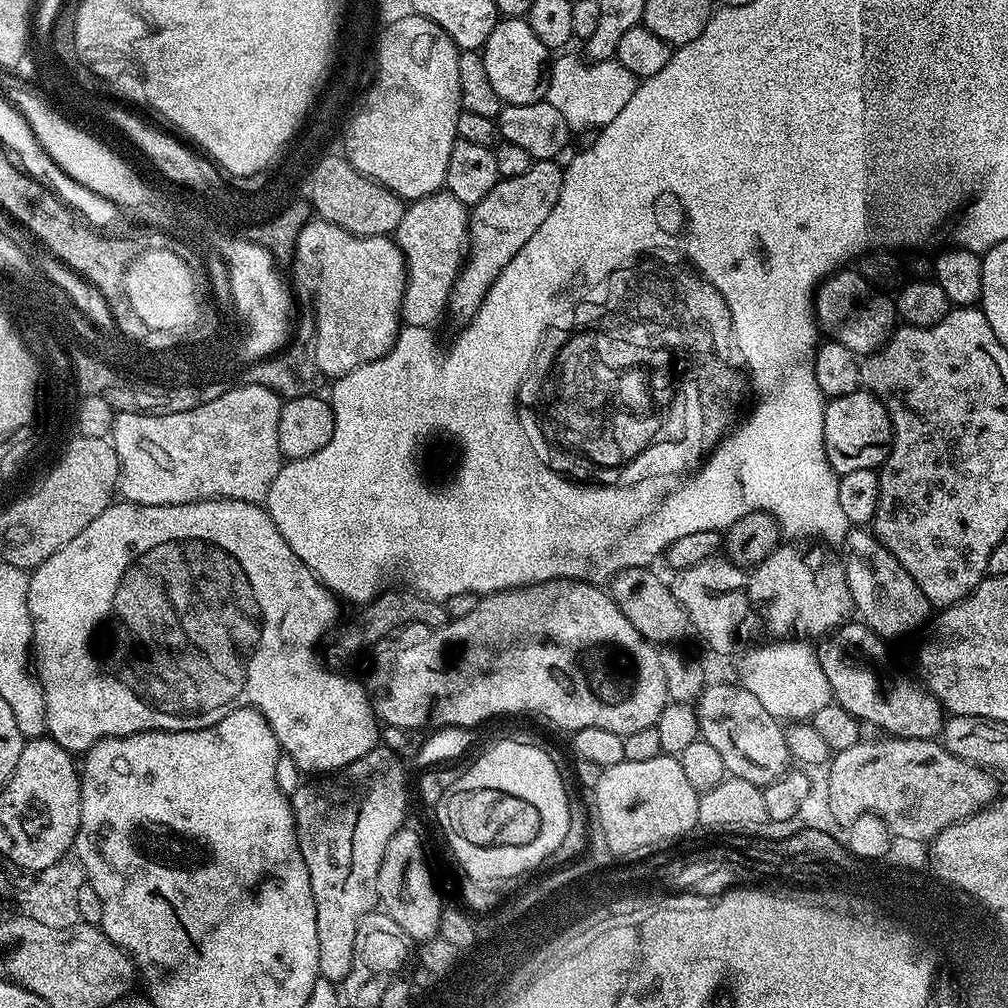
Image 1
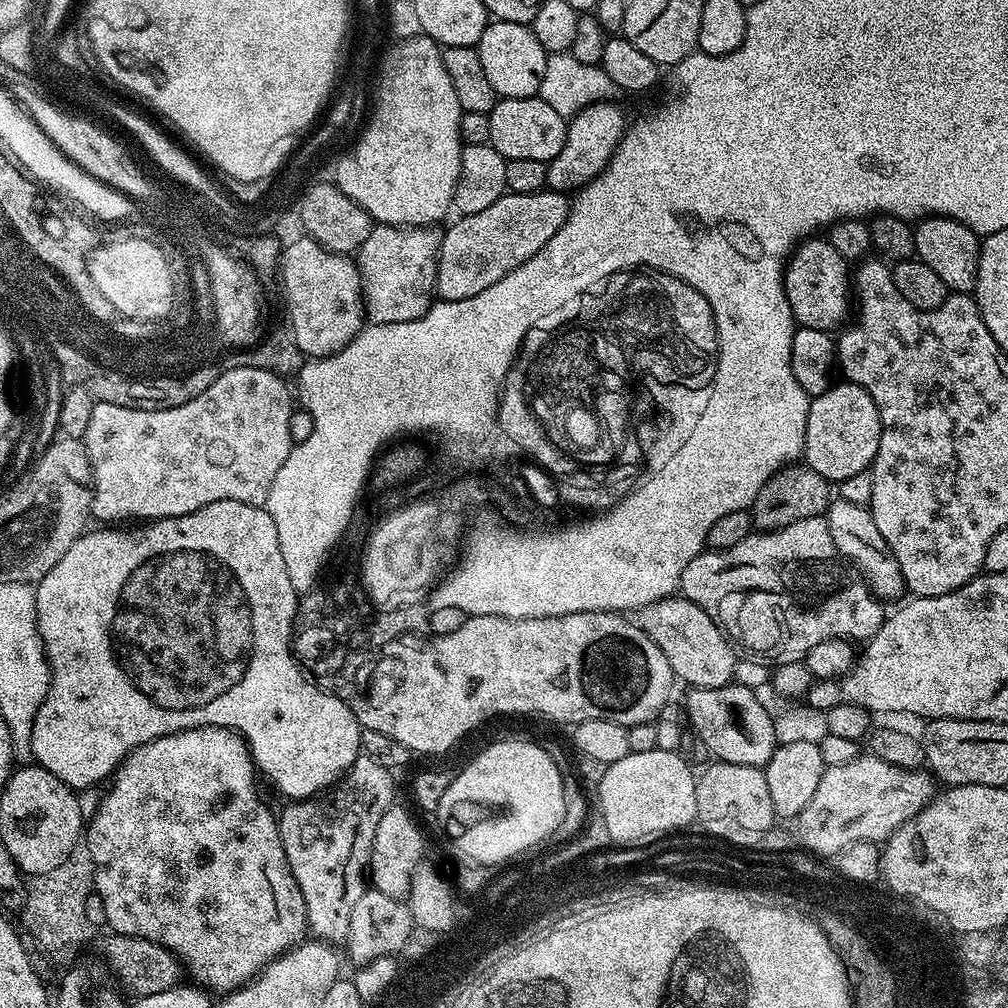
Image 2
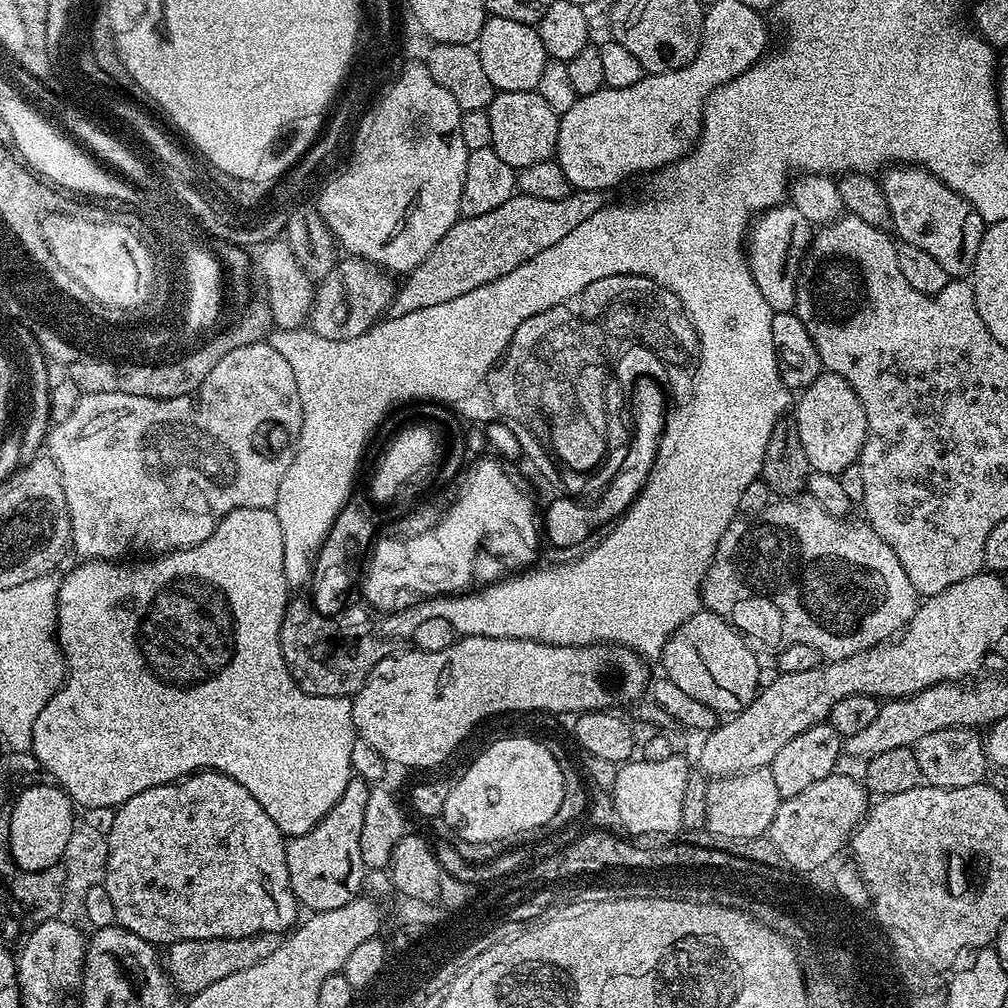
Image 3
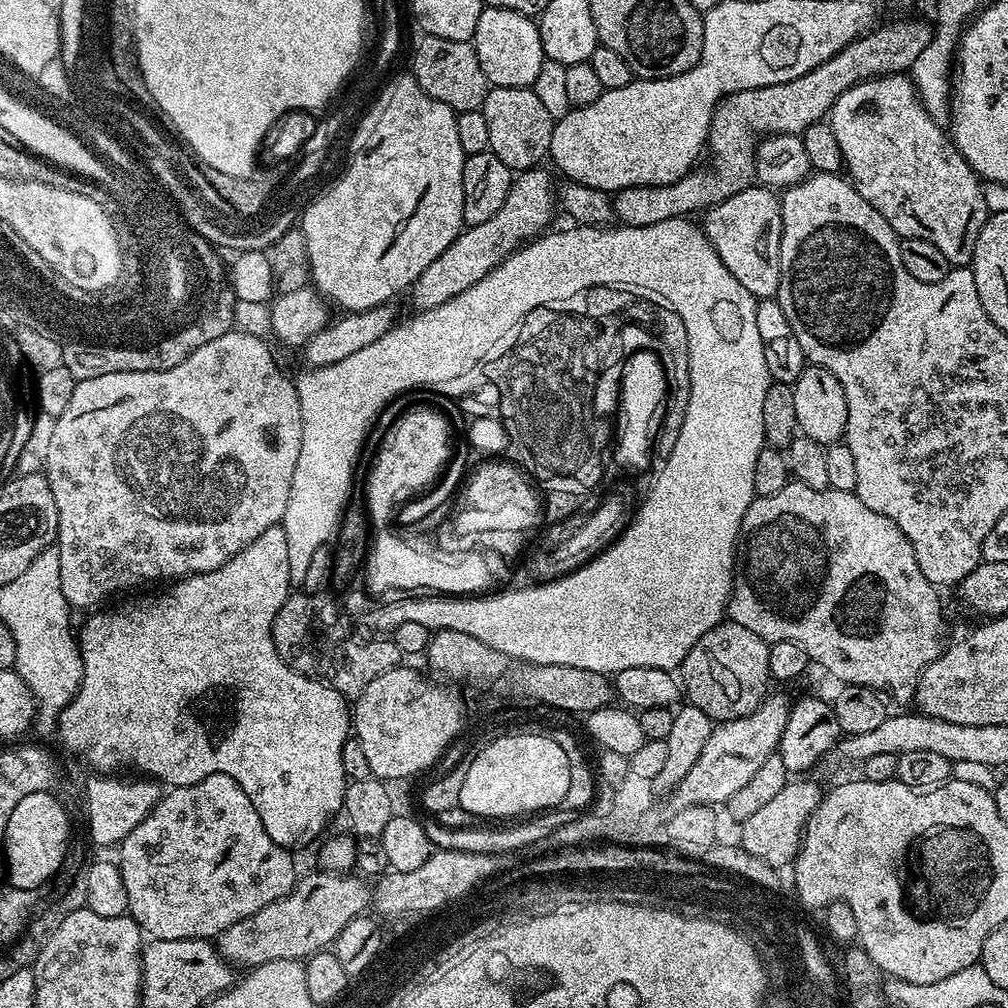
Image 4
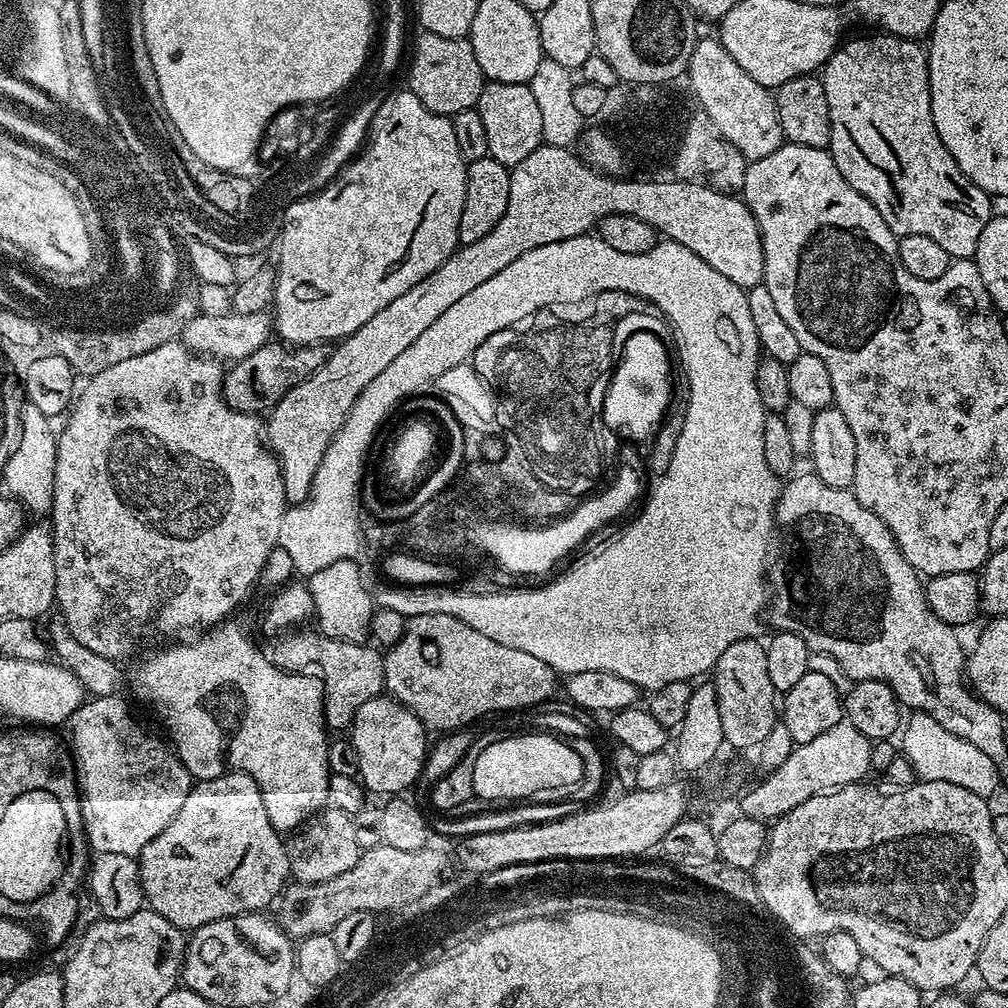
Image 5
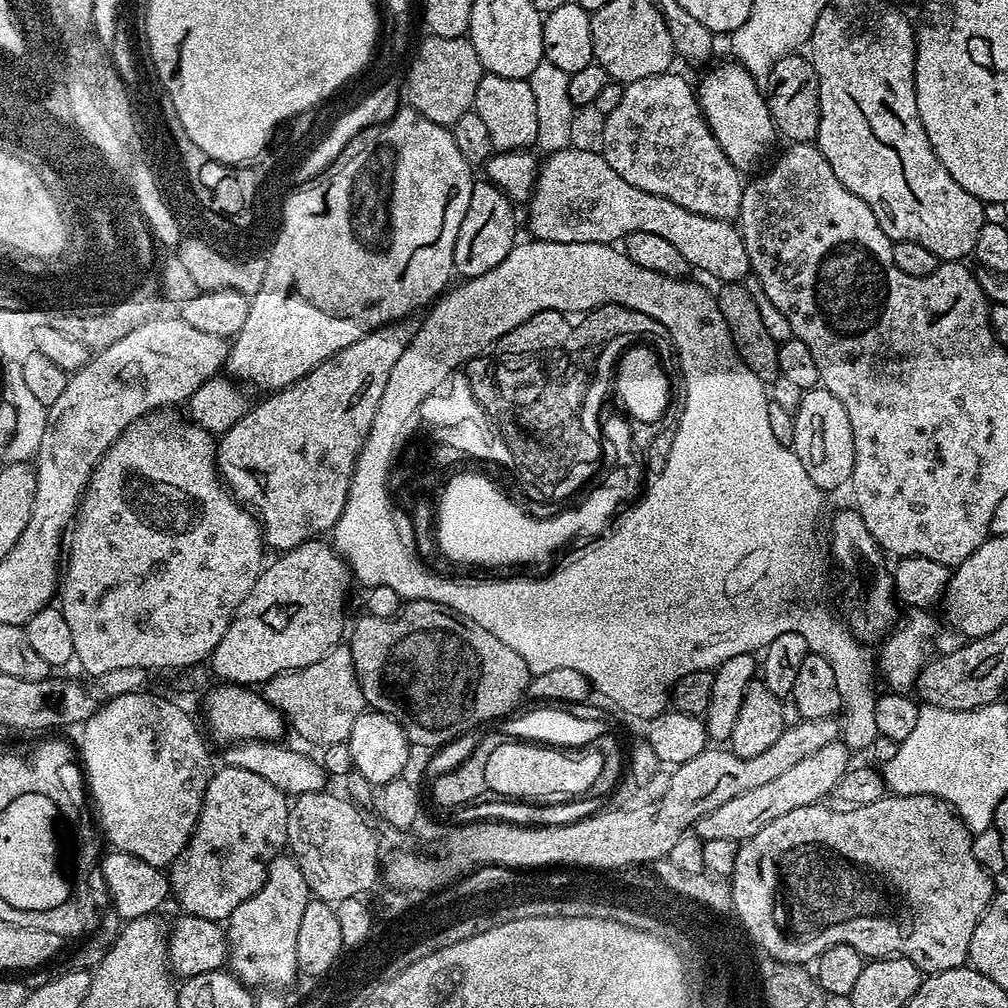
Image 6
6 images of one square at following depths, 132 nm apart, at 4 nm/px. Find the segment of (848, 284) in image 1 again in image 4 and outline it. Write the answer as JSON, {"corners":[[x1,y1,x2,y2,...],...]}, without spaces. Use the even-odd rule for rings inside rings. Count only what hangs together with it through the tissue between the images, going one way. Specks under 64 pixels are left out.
{"corners":[[753,186,726,198,726,202,715,204,703,213,702,227,726,270,730,270,752,296,760,300,775,297,782,274,780,255,784,227,780,196,773,189]]}

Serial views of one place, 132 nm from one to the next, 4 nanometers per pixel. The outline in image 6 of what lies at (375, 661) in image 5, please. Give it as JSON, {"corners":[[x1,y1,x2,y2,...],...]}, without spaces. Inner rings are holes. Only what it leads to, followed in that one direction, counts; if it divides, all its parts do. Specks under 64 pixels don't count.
{"corners":[[337,646,321,660,297,672,284,672,263,685,262,695,284,717,287,727,292,728,308,744,327,746,334,742,346,742,354,722,366,710,352,652,346,646]]}

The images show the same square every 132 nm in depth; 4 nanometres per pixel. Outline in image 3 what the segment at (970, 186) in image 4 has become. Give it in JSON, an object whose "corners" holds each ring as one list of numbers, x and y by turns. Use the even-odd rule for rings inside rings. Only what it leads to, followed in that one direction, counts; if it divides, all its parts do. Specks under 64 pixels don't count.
{"corners":[[892,166,885,172,888,173,882,179,882,187,886,206,890,206,895,235,903,243,926,250,926,254,931,254,941,264,942,270,946,270,949,278,967,277,978,258,978,246,986,227,978,210,970,206,965,196,950,190,950,186,946,186,926,168]]}

